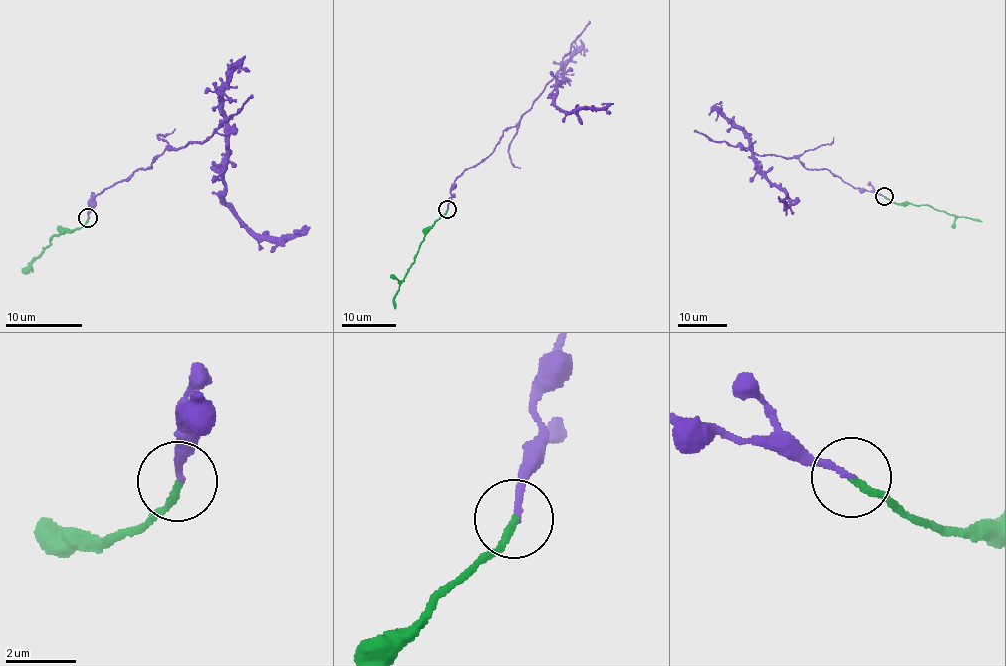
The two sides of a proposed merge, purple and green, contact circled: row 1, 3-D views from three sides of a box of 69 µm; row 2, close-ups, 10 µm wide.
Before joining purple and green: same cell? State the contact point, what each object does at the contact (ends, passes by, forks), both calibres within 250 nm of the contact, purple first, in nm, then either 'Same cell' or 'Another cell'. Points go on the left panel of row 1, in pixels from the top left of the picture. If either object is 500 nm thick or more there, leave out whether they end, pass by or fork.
Place: (88, 218). At the ring purple ends. At the ring green ends. Thickness 150 nm (purple) against 200 nm. Same cell

